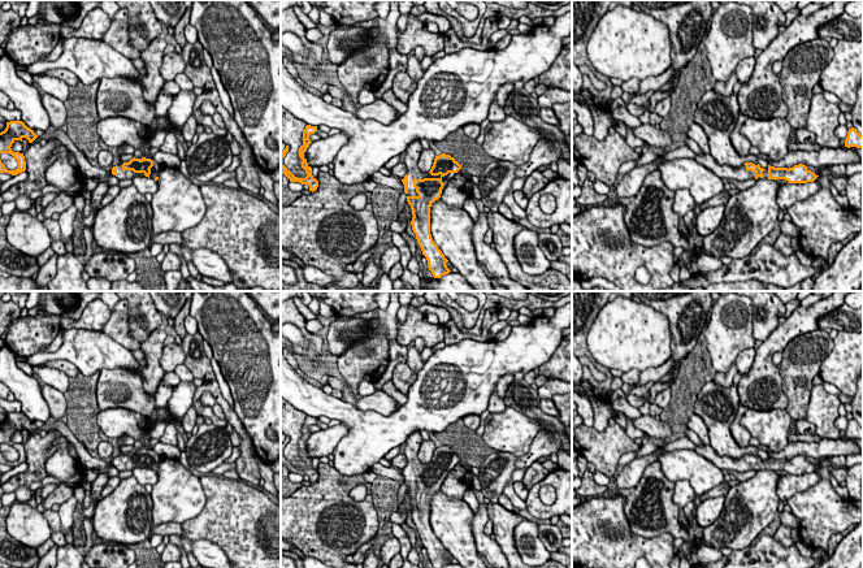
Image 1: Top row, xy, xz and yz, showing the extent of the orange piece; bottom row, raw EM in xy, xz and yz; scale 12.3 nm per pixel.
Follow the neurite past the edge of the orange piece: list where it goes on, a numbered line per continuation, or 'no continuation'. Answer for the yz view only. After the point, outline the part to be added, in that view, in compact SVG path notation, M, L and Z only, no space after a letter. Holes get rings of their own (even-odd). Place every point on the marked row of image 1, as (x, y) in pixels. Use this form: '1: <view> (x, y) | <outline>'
1: yz (728, 172) | M695 153L697 162L704 165L712 170L721 179L728 178L732 181L747 181L755 179L755 172L747 170L746 165L742 164L740 168L733 168L729 165L719 165L710 153Z

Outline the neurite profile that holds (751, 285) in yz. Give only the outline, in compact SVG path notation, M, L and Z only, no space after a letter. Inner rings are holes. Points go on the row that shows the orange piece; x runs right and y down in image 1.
M755 279L708 285L704 291L762 291L763 283Z

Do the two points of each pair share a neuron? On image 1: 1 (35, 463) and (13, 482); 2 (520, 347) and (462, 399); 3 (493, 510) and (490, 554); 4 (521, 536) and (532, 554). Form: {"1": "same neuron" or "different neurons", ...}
{"1": "same neuron", "2": "same neuron", "3": "different neurons", "4": "same neuron"}

